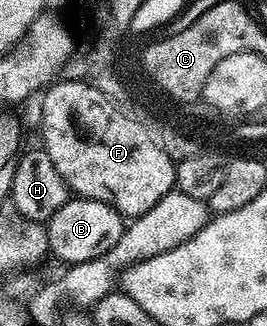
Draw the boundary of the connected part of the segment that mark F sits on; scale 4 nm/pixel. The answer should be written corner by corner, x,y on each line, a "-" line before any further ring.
61,78
50,83
43,95
43,147
70,193
110,204
122,216
136,218
174,191
175,162
164,152
158,137
140,119
117,108
93,84

